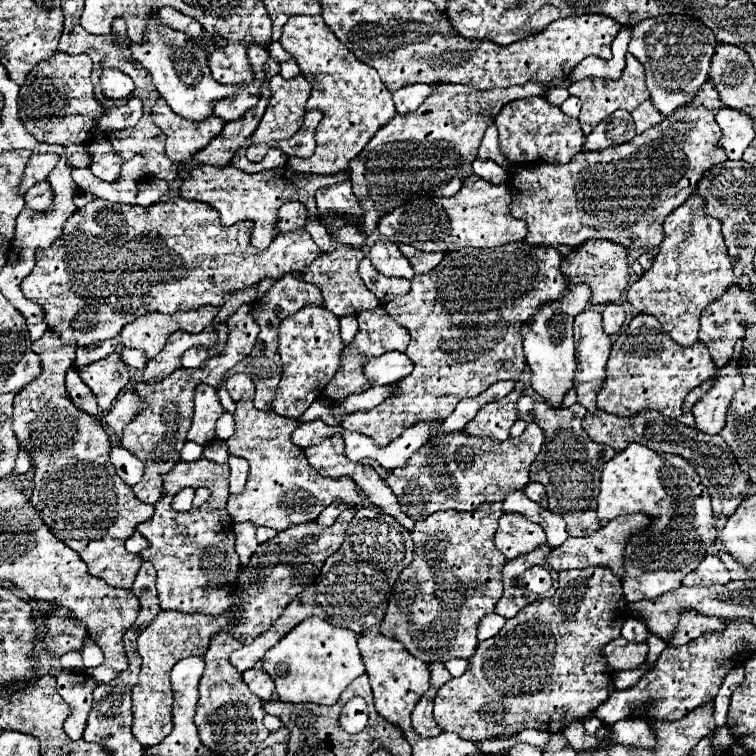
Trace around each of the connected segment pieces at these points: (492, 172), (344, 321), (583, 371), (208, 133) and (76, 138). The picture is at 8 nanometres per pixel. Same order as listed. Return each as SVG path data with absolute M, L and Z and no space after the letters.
M476 159L476 161L472 163L472 169L474 169L474 173L476 173L480 179L484 179L484 181L488 181L488 183L492 183L492 185L500 185L500 183L504 183L506 177L508 177L506 169L502 169L502 167L496 165L494 161Z
M354 315L340 317L340 335L344 343L352 341L352 337L356 335L356 329L358 329L358 321Z
M586 309L576 317L574 321L574 339L576 339L576 361L578 361L578 371L576 371L576 393L578 393L578 403L582 403L590 413L596 411L596 395L602 389L602 383L606 379L606 361L610 357L612 341L602 329L602 315Z
M164 99L152 107L154 123L166 133L166 155L178 167L178 179L184 179L188 169L186 163L194 153L202 151L224 127L218 117L208 117L208 121L200 121L200 125L192 121L184 121L184 117L176 117Z
M54 53L52 59L38 63L20 87L18 115L30 135L42 143L60 143L68 151L68 163L72 167L88 167L86 147L92 139L92 131L98 119L104 115L104 107L94 99L92 91L92 61L88 55Z

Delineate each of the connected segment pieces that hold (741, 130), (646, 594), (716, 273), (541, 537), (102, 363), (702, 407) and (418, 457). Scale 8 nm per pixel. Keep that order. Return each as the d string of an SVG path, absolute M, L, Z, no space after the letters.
M720 109L714 117L722 129L718 145L726 151L728 159L740 159L752 141L752 121L734 109Z
M636 443L604 465L596 513L602 523L630 513L644 513L652 521L644 533L630 537L624 549L622 589L628 603L654 599L680 587L682 579L700 565L718 537L708 489L692 465L682 457L652 453Z
M696 191L664 221L664 241L654 265L628 289L628 303L638 313L654 315L676 343L692 345L698 339L698 319L704 307L736 283L738 279L732 273L732 261L720 233L720 221L706 213L704 197Z
M510 513L500 517L494 543L506 559L516 559L540 545L546 545L546 533L540 525L532 525L532 521L520 517L518 513Z
M112 353L92 365L86 365L78 369L82 381L92 389L92 393L98 399L98 407L102 411L108 411L112 407L112 401L128 387L130 383L130 371L120 359L118 353Z
M730 361L720 369L712 389L704 395L692 408L696 419L696 429L708 435L716 435L722 431L726 421L726 409L732 401L732 393L736 393L742 385L742 375L738 371L738 363Z
M530 423L516 439L494 441L488 437L472 437L466 431L438 433L432 443L422 445L402 469L392 469L384 481L394 491L400 507L410 519L424 519L440 509L472 511L480 503L504 501L510 491L524 489L530 481L528 471L540 447L544 431Z

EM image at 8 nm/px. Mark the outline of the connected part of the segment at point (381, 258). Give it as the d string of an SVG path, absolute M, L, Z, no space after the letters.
M384 239L378 241L370 253L368 253L372 265L386 277L404 277L404 279L412 279L414 277L414 269L408 263L408 259L400 253L398 245Z

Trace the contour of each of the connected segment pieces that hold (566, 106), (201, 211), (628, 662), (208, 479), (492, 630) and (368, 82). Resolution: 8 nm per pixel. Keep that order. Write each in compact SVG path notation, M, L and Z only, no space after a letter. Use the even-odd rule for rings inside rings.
M568 97L568 99L560 105L560 109L562 109L568 117L578 117L578 113L580 113L580 101L578 101L576 97Z
M184 197L150 207L94 199L64 223L62 235L48 249L36 251L34 271L20 287L30 301L42 307L48 329L58 333L62 341L90 345L116 337L128 323L152 311L172 315L204 305L222 307L228 293L256 285L264 277L284 277L286 273L300 271L322 255L304 229L278 233L268 249L252 247L250 233L252 223L240 221L232 227L224 227L216 209Z
M622 637L610 641L604 647L604 657L612 671L640 667L646 661L646 655L648 655L648 643L630 643L624 641Z
M198 459L192 463L178 461L164 477L166 495L154 505L156 513L144 525L138 525L138 531L150 541L150 547L140 555L144 561L150 561L158 573L156 589L160 607L166 611L182 613L204 613L204 615L222 615L234 605L232 587L238 583L238 553L234 549L232 519L226 511L228 501L228 465L214 463L210 459ZM184 487L208 487L212 491L210 499L186 513L172 511L172 497Z
M496 613L486 615L486 617L480 621L480 625L478 625L478 641L484 641L484 639L488 639L488 637L494 637L494 635L502 629L504 621L506 621L506 619L500 617L500 615L496 615Z
M320 15L292 17L292 21L284 25L280 43L298 61L302 75L312 85L308 109L320 109L324 113L324 119L316 129L318 145L312 159L290 157L288 165L296 171L316 175L338 173L340 169L346 169L348 161L366 147L372 135L396 115L392 93L380 81L376 69L358 61L344 43L336 39Z

